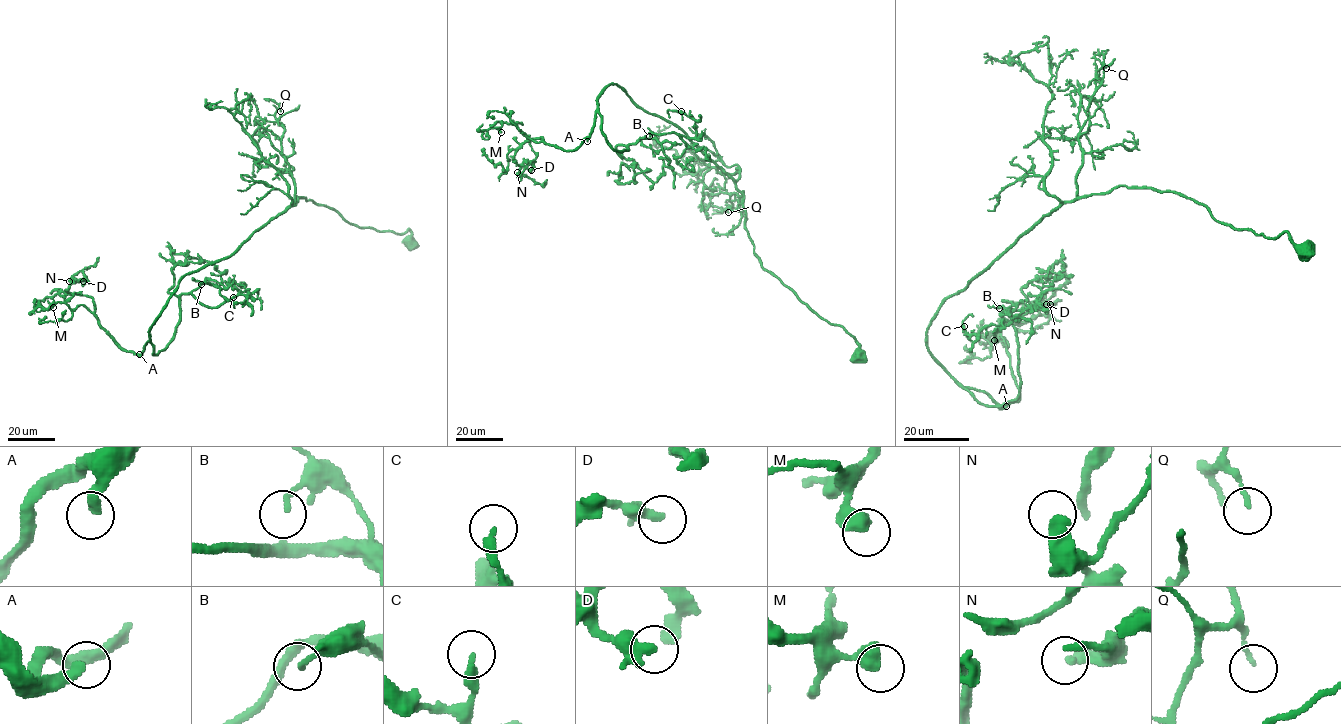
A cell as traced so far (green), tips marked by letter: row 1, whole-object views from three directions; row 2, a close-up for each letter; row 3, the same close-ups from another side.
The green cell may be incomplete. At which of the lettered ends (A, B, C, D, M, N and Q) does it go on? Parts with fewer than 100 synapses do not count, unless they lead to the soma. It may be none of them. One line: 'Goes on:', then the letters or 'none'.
Goes on: A

